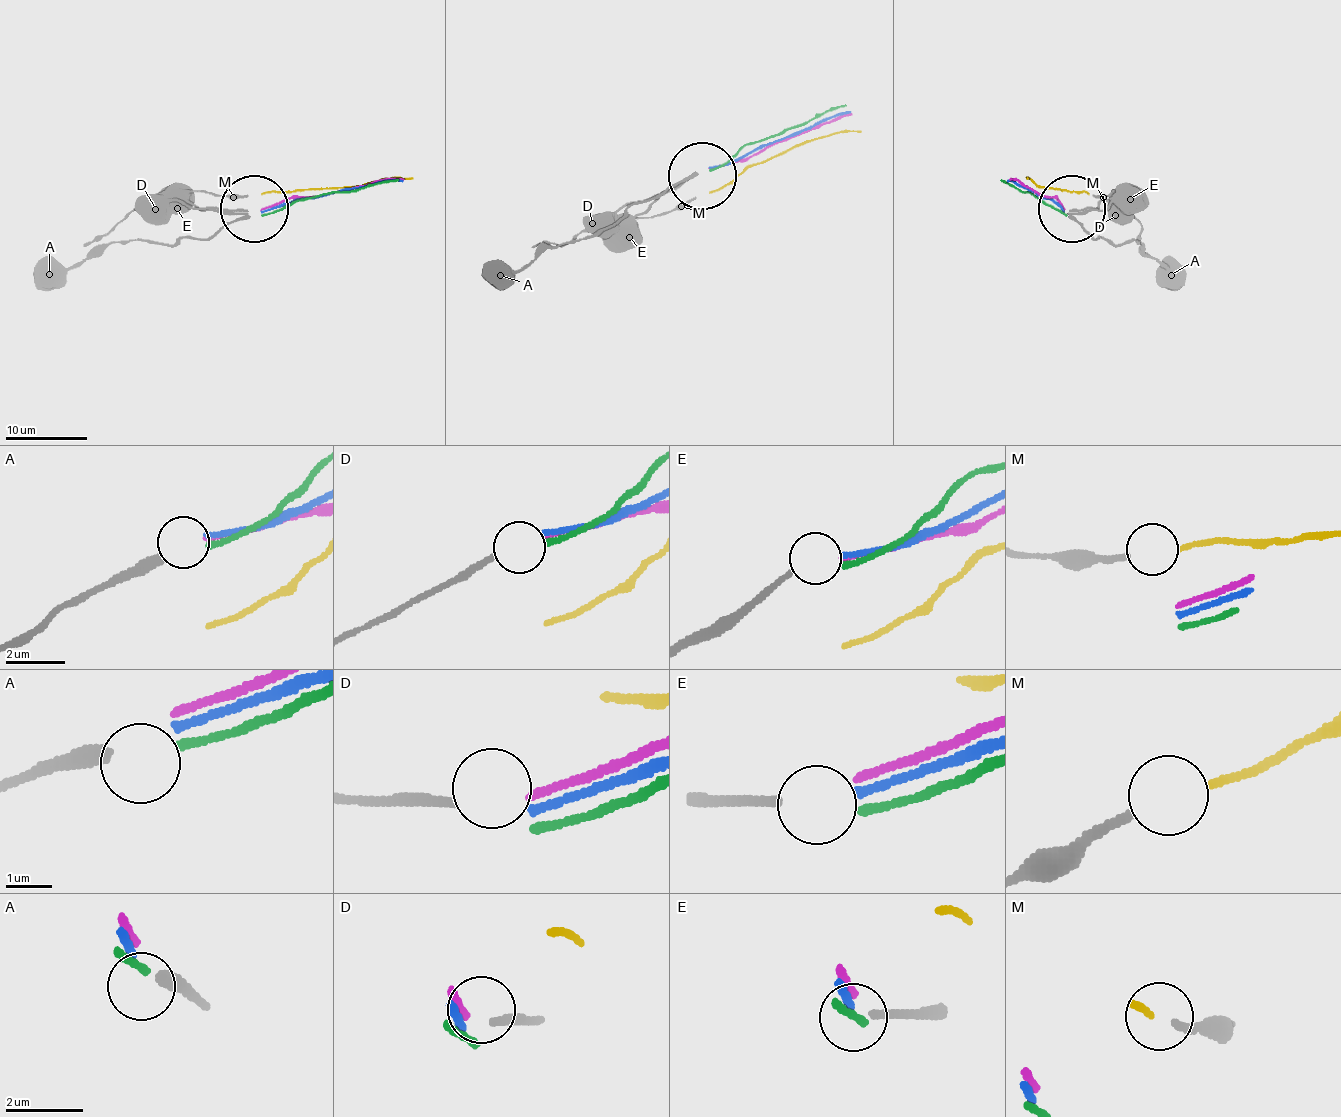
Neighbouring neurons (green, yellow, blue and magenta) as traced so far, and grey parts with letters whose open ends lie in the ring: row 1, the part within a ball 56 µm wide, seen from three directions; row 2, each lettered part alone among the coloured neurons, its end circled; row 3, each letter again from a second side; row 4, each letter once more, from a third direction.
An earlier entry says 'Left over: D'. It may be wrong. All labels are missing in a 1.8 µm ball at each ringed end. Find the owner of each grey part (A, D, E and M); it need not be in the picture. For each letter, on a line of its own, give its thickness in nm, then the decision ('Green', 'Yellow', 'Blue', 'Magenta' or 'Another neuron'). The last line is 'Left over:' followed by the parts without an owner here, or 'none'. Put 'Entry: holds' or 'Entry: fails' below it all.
A: Thickness 380 nm. Green
D: Thickness 190 nm. Magenta
E: Thickness 180 nm. Blue
M: Thickness 200 nm. Another neuron
Left over: M
Entry: fails

